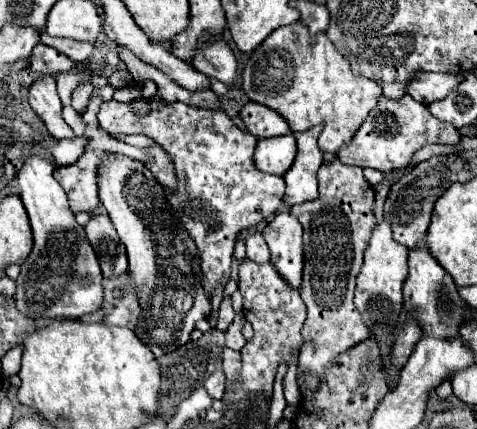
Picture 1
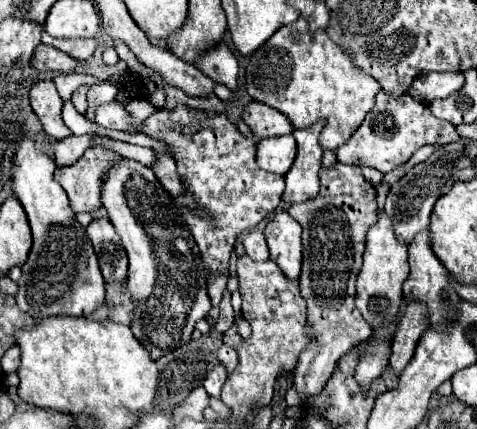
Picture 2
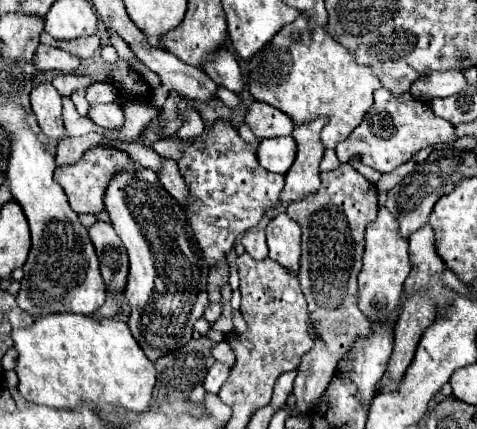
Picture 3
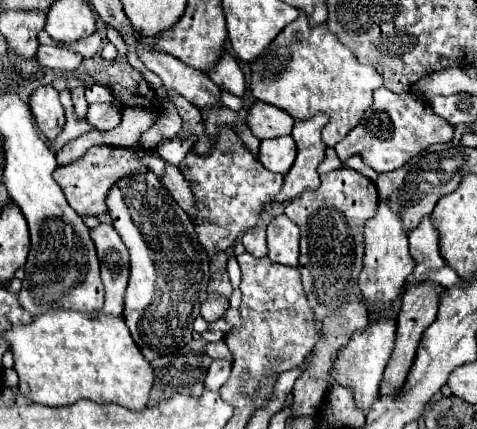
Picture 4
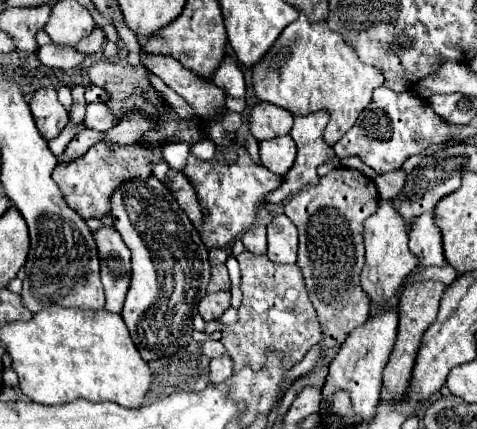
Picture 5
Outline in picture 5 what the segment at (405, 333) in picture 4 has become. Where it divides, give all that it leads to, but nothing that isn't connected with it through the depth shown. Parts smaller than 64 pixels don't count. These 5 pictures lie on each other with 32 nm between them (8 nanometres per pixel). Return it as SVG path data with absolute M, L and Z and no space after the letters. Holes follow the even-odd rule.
M426 280L426 282L416 282L416 284L406 284L400 296L400 316L398 316L398 336L396 336L396 346L390 354L390 360L384 368L384 388L390 392L390 396L394 400L404 398L408 386L410 386L410 376L412 376L412 368L414 368L414 360L420 348L420 340L422 334L428 330L428 326L436 320L438 314L438 304L440 298L444 294L446 286L434 280Z

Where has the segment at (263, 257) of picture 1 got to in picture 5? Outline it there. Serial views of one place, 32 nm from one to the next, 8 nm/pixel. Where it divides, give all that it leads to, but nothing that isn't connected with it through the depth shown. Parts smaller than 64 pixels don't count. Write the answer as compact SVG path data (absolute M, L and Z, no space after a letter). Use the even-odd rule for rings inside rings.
M264 224L252 226L248 232L244 232L242 244L246 246L248 252L252 252L256 256L266 254L266 226Z

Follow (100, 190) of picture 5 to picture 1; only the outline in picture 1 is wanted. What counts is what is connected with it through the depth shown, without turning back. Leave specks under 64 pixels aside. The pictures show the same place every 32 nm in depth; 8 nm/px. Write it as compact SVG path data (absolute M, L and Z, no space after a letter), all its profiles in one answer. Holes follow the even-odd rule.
M86 152L76 160L76 164L54 168L54 178L60 182L64 192L68 194L70 208L74 214L92 212L98 206L98 186L96 174L102 152Z

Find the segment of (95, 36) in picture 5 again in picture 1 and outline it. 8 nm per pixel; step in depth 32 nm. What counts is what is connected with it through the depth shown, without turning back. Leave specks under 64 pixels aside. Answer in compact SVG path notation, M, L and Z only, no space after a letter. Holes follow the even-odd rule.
M42 32L40 40L42 40L42 44L52 46L52 48L56 48L58 52L66 54L66 56L68 56L70 60L74 60L74 62L84 62L84 60L88 60L88 56L90 56L92 50L94 50L94 44L90 44L90 42L76 42L76 40L70 40L70 38L52 38L52 36L46 34L46 32Z

